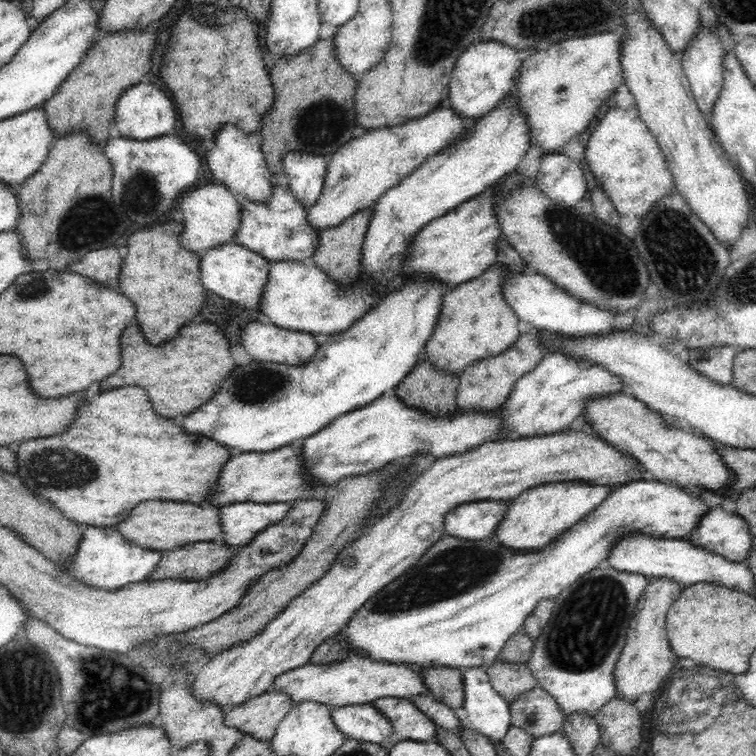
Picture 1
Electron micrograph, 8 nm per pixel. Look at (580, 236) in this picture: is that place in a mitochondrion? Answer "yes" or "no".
yes

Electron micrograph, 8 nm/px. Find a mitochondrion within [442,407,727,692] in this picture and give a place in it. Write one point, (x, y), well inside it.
(580, 638)

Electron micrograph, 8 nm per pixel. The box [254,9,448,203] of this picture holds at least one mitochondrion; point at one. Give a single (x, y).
(328, 115)

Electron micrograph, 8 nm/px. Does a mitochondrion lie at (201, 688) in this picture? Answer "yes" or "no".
no

